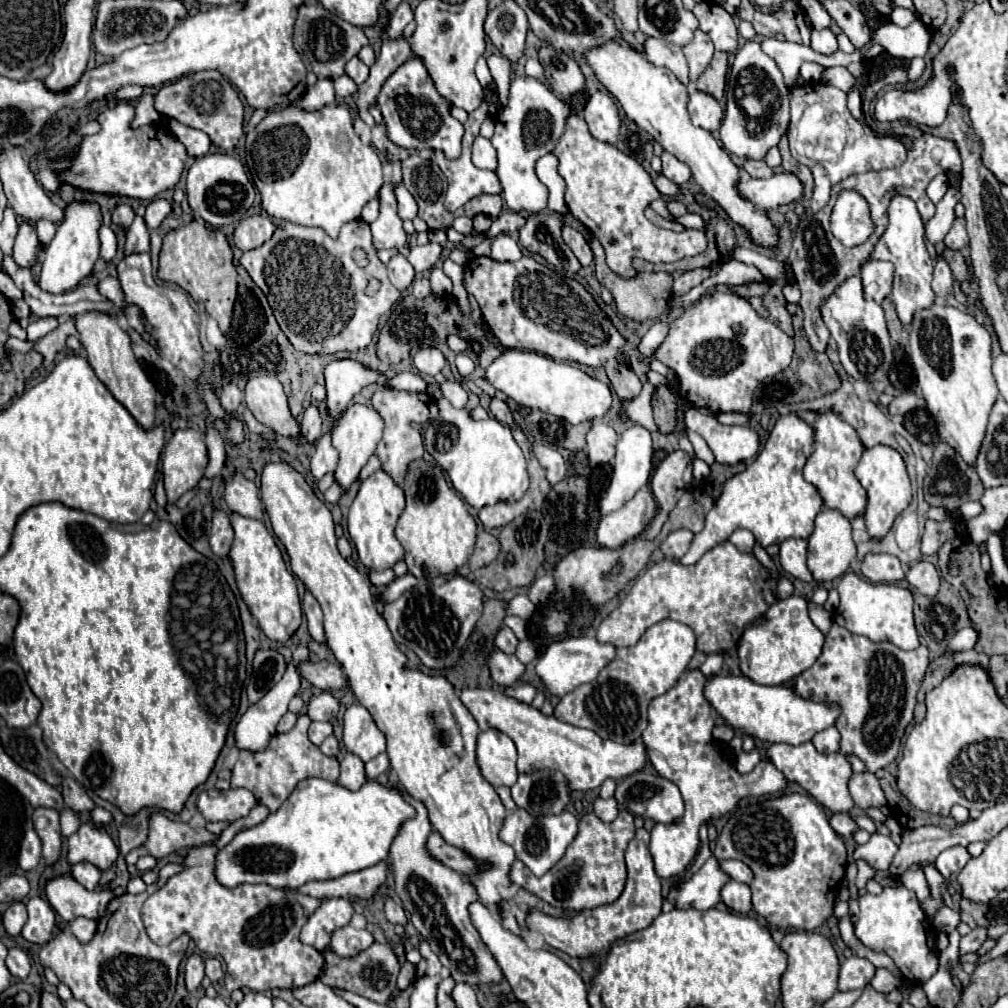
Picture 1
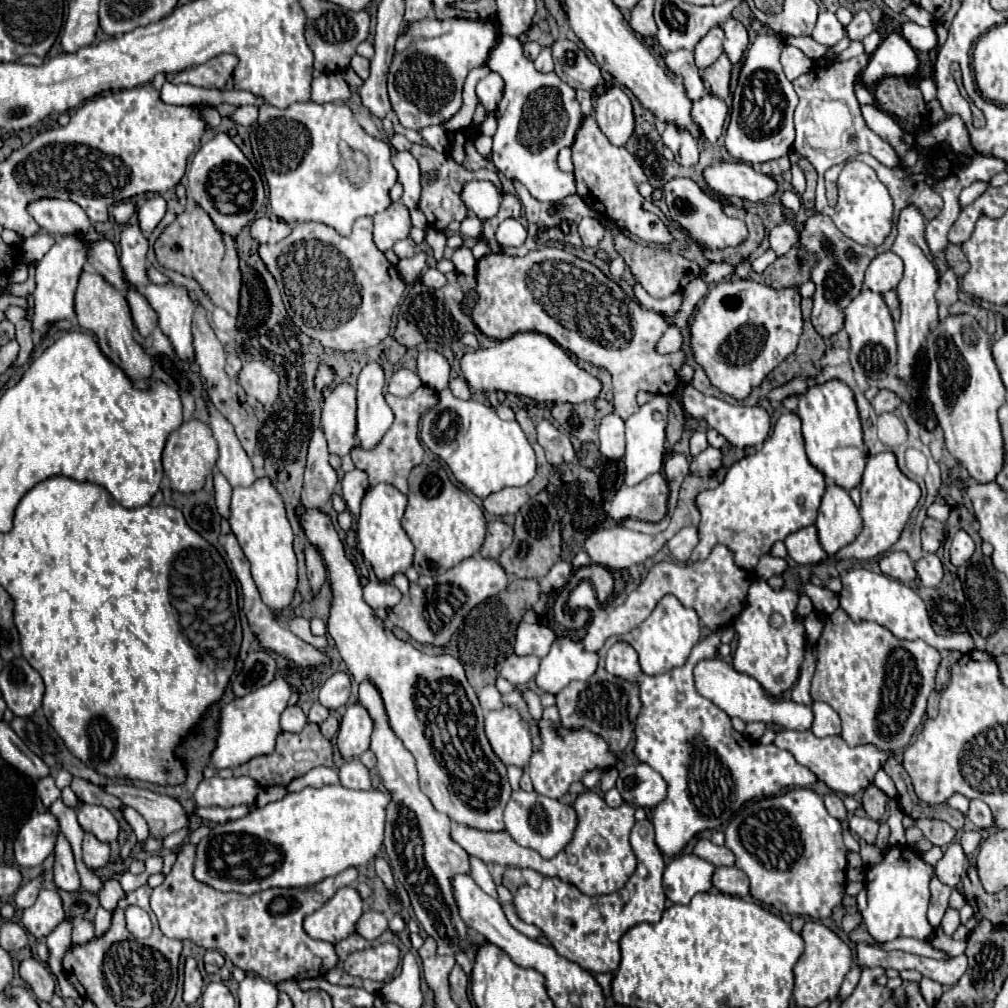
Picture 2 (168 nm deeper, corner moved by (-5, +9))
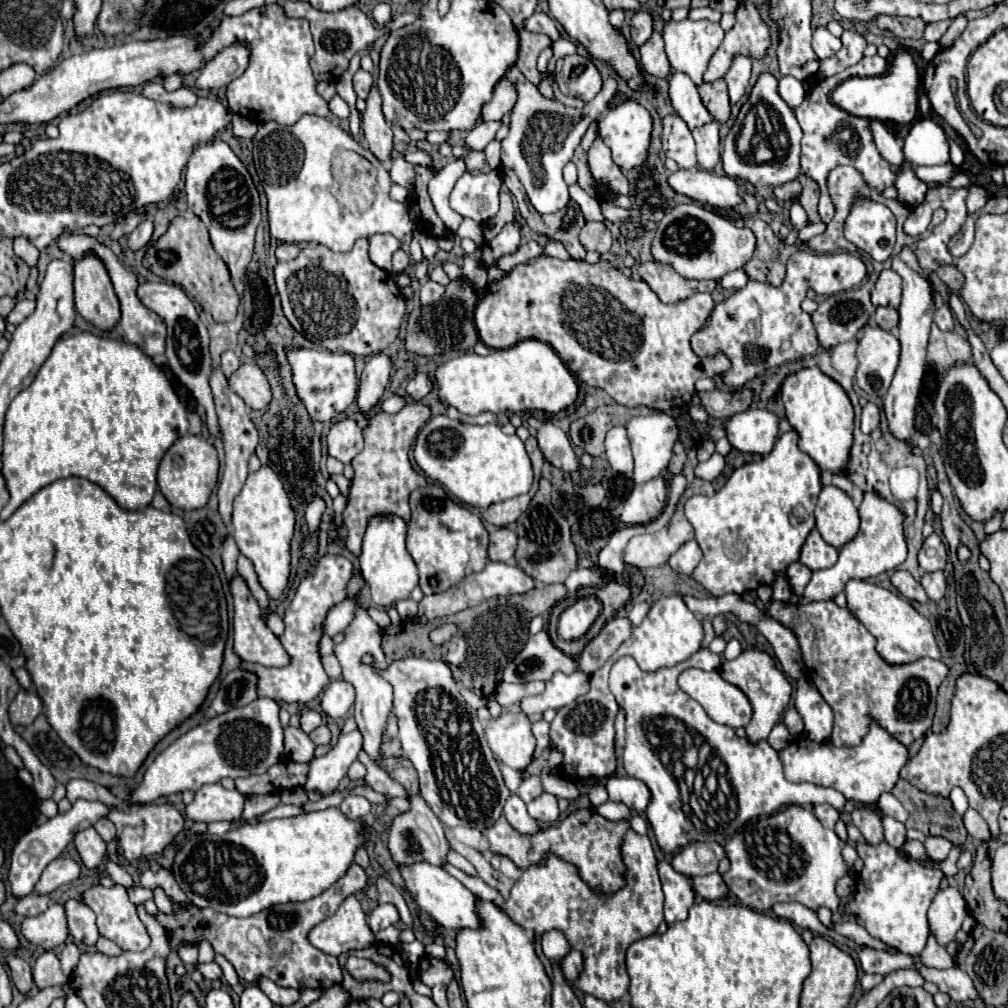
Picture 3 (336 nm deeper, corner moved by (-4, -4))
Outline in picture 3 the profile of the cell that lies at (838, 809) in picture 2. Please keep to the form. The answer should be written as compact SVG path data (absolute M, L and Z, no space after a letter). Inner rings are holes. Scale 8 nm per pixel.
M819 804L819 806L813 806L813 814L819 818L819 822L825 826L825 828L835 828L837 820L839 820L839 812L829 806L829 804Z

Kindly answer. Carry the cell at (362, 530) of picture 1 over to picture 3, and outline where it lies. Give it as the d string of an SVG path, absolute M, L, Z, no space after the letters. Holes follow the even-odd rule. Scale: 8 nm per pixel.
M377 514L369 520L363 536L361 556L359 556L361 574L367 582L371 600L381 608L389 608L397 600L409 598L411 590L417 586L417 580L419 580L415 562L405 550L405 532L407 532L407 522L401 520L399 516Z

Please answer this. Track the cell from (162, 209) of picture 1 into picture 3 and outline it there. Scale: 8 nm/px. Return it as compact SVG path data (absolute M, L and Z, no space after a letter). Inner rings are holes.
M143 220L131 234L129 234L129 238L127 238L127 244L129 244L129 248L133 250L133 252L137 252L139 248L143 248L149 240L151 240L151 236L153 236L153 220Z

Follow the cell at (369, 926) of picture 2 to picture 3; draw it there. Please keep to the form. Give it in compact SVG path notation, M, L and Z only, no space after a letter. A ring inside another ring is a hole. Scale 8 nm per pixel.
M379 904L371 914L369 914L369 928L371 932L379 932L383 928L389 928L399 922L397 908L391 904Z

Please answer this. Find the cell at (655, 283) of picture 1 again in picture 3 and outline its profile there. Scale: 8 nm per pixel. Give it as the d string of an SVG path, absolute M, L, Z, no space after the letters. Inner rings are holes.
M655 260L639 262L637 268L641 280L649 284L649 288L657 294L657 298L665 304L679 302L689 298L695 292L713 292L715 282L713 280L689 280L675 272L675 268L669 268L669 264L661 264Z

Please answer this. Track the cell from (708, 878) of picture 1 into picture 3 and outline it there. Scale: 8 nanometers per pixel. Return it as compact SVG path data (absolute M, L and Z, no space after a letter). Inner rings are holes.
M659 862L659 876L663 884L665 922L673 924L677 920L687 920L687 912L695 902L691 876L673 870L669 862Z

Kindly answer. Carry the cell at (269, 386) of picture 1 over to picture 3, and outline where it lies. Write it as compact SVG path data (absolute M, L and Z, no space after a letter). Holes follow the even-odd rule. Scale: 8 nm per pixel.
M241 364L239 370L229 378L229 386L253 410L265 410L271 402L269 380L255 364Z

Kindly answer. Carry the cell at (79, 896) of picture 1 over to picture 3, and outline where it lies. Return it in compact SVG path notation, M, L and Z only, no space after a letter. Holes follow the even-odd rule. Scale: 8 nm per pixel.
M53 950L43 952L35 966L33 966L33 980L37 984L37 988L49 988L49 986L63 986L67 984L67 976L65 972L61 972L61 962L59 958L55 958Z

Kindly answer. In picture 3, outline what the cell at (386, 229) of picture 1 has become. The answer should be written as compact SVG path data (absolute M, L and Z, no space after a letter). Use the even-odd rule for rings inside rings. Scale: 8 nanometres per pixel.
M375 234L369 238L369 258L379 268L391 272L391 256L401 248L401 240L389 234Z

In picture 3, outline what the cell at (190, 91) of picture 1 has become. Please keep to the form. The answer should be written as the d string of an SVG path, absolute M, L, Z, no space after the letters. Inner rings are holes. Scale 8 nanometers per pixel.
M233 44L219 52L203 70L195 82L199 90L213 90L221 86L229 86L235 78L239 78L249 64L249 50L243 44Z

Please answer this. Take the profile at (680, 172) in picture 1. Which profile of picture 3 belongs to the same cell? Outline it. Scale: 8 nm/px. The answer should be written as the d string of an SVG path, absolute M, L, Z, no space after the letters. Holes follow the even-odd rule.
M667 116L663 120L663 152L673 158L679 168L695 168L695 142L687 124L679 116Z

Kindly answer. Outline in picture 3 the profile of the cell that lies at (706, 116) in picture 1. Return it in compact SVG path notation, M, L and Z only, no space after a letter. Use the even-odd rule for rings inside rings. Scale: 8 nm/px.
M711 120L709 124L703 124L691 132L697 144L697 162L703 170L713 170L719 162L719 126L721 124L717 120Z

